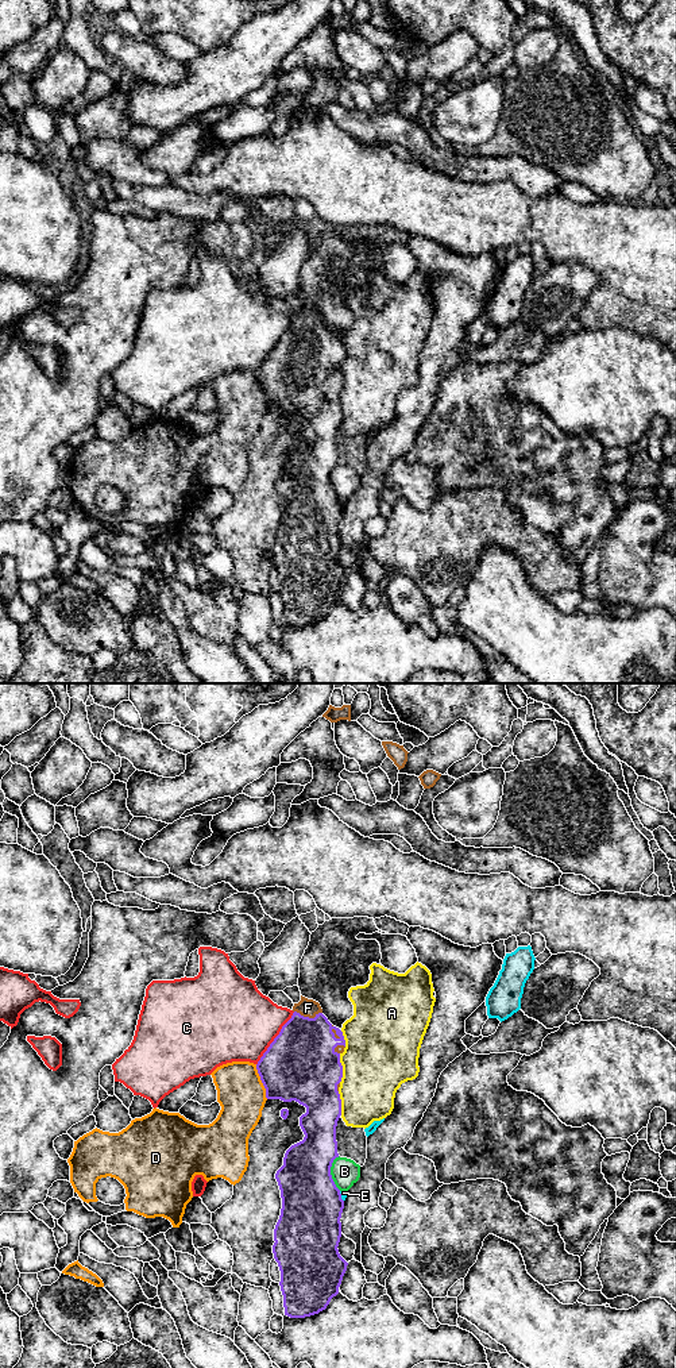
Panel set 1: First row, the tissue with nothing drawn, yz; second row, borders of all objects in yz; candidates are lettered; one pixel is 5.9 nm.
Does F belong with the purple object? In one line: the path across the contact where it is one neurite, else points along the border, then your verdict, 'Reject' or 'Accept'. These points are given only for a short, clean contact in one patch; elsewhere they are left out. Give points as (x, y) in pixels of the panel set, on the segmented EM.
Accept

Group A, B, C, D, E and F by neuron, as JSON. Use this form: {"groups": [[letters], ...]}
{"groups": [["A"], ["B"], ["C"], ["D"], ["E"], ["F"]]}

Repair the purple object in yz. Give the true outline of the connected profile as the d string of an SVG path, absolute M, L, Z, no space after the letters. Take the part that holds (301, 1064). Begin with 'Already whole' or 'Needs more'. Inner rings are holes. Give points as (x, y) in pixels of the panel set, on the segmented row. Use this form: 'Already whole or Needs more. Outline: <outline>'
Needs more. Outline: M301 995L291 1018L282 1026L256 1064L267 1099L295 1101L306 1107L300 1117L304 1140L291 1145L277 1171L282 1198L279 1219L274 1229L273 1253L281 1271L285 1315L305 1318L325 1310L339 1294L348 1263L339 1253L344 1201L336 1187L331 1167L337 1153L336 1126L341 1115L339 1094L343 1078L340 1055L344 1052L343 1032L322 1014L318 1002Z

